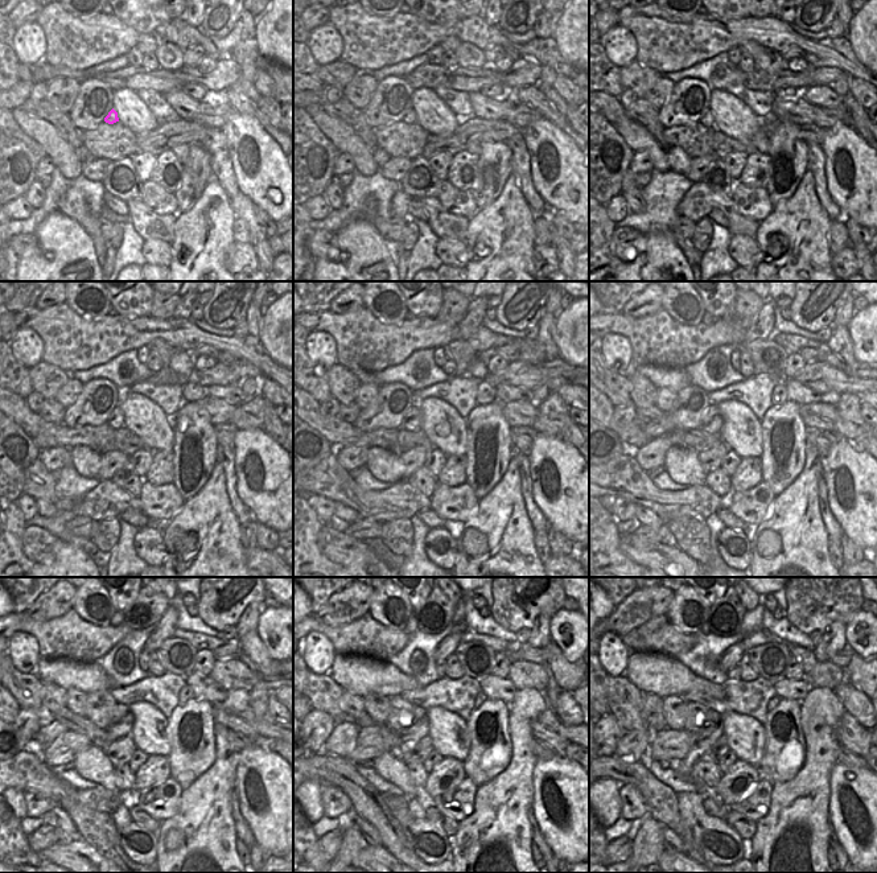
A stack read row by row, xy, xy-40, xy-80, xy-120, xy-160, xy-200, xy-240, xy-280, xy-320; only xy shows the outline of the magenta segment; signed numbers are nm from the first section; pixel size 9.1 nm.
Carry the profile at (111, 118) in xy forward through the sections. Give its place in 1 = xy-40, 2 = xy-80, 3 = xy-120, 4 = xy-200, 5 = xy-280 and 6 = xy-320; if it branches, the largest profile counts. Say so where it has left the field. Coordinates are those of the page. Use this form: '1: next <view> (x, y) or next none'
1: next xy-40 (410, 118)
2: next xy-80 (708, 120)
3: next xy-120 (116, 418)
4: next xy-200 (711, 421)
5: next xy-280 (407, 738)
6: next xy-320 (705, 738)

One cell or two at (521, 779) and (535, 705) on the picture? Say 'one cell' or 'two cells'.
one cell

